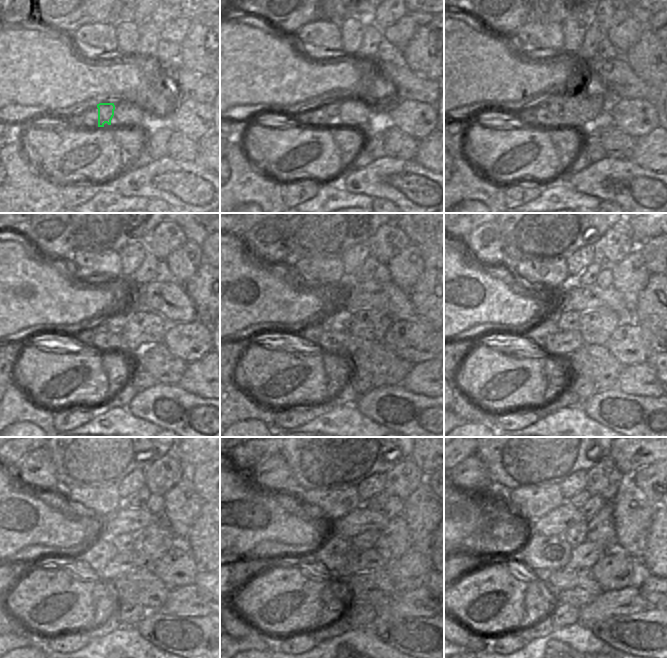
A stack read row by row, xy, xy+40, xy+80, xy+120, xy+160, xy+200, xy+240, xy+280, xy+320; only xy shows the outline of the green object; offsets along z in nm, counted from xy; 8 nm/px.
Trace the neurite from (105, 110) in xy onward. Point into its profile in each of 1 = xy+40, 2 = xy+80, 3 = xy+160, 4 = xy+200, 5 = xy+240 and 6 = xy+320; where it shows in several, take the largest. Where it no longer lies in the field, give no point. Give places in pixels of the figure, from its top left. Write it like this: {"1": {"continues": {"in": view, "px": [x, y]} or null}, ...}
{"1": {"continues": {"in": "xy+40", "px": [330, 106]}}, "2": {"continues": {"in": "xy+80", "px": [554, 104]}}, "3": {"continues": {"in": "xy+160", "px": [339, 320]}}, "4": {"continues": {"in": "xy+200", "px": [567, 320]}}, "5": {"continues": {"in": "xy+240", "px": [123, 542]}}, "6": {"continues": {"in": "xy+320", "px": [575, 535]}}}

